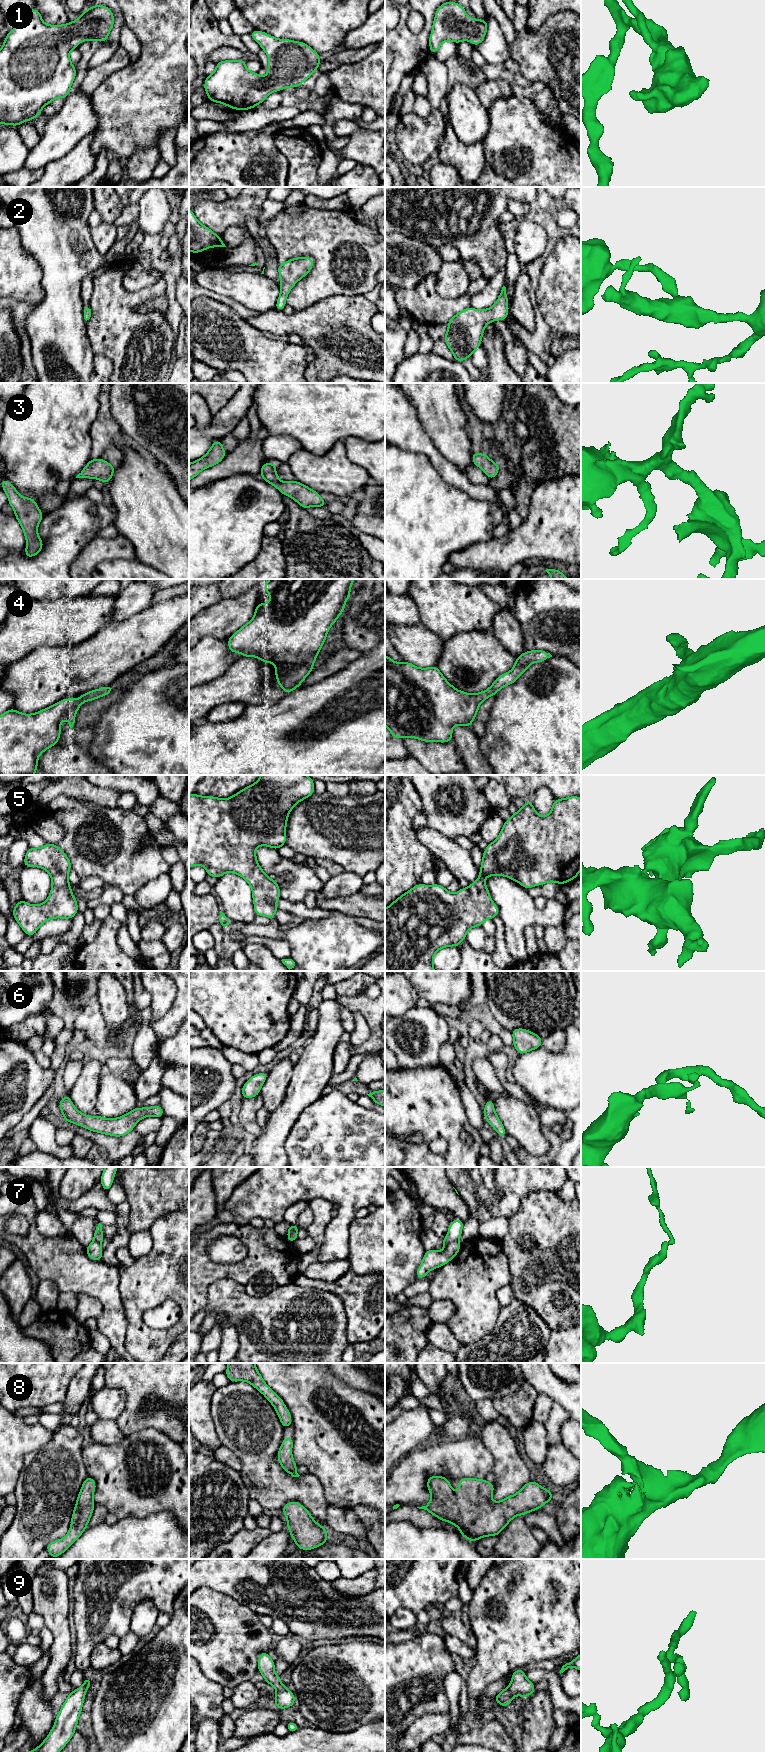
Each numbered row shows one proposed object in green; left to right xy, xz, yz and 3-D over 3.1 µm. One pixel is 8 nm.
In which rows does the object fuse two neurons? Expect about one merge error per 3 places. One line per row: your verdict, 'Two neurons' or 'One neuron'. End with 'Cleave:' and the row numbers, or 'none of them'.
1: One neuron
2: One neuron
3: One neuron
4: One neuron
5: One neuron
6: One neuron
7: Two neurons
8: One neuron
9: One neuron
Cleave: 7

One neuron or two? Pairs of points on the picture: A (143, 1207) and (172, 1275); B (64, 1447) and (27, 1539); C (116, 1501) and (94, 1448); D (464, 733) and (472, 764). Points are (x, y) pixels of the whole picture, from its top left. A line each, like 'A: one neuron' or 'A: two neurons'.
A: two neurons
B: one neuron
C: one neuron
D: one neuron

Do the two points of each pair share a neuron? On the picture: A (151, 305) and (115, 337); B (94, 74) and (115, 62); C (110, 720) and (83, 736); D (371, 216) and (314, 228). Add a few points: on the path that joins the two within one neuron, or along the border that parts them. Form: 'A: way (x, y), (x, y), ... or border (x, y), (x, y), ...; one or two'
A: border (135, 307), (139, 312), (158, 310), (166, 315); two
B: way (99, 74), (110, 66); one
C: border (105, 709), (94, 724), (94, 736), (86, 746); two
D: border (366, 225), (374, 234); two

